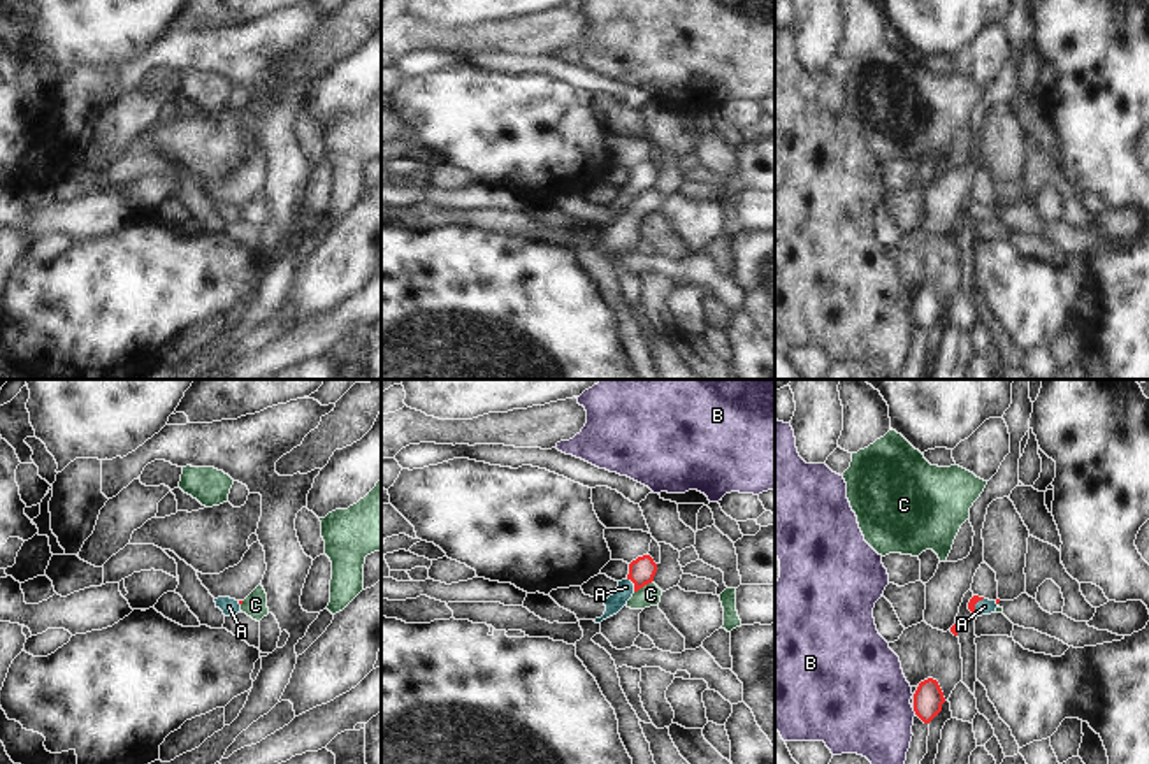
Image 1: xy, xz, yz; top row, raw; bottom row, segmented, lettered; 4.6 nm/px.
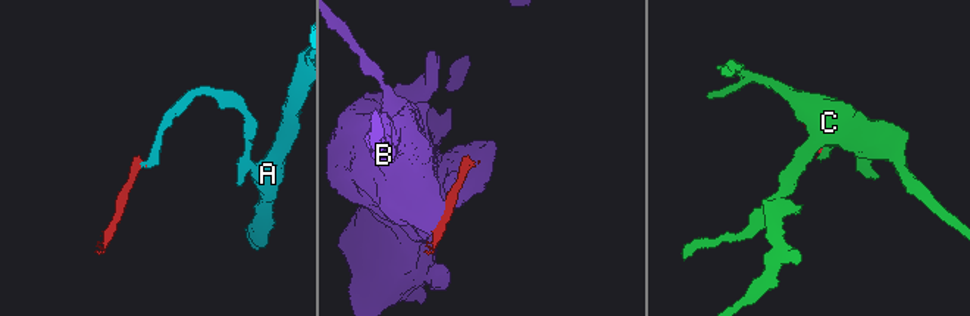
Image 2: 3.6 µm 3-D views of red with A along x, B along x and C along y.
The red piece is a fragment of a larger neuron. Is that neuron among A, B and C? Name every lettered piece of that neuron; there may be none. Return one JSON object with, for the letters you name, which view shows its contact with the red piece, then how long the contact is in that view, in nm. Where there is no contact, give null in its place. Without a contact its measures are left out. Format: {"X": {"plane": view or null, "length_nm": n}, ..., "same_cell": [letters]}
{"A": {"plane": "xz", "length_nm": 80}, "same_cell": ["A"]}

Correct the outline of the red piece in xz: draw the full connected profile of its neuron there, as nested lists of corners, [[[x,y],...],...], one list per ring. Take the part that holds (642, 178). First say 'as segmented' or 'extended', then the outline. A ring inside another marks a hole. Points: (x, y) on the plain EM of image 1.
extended; [[[650,162],[638,163],[629,170],[629,181],[625,186],[618,188],[618,193],[613,202],[604,205],[606,218],[601,225],[596,225],[596,230],[617,221],[634,198],[654,188],[657,179],[657,170]]]

